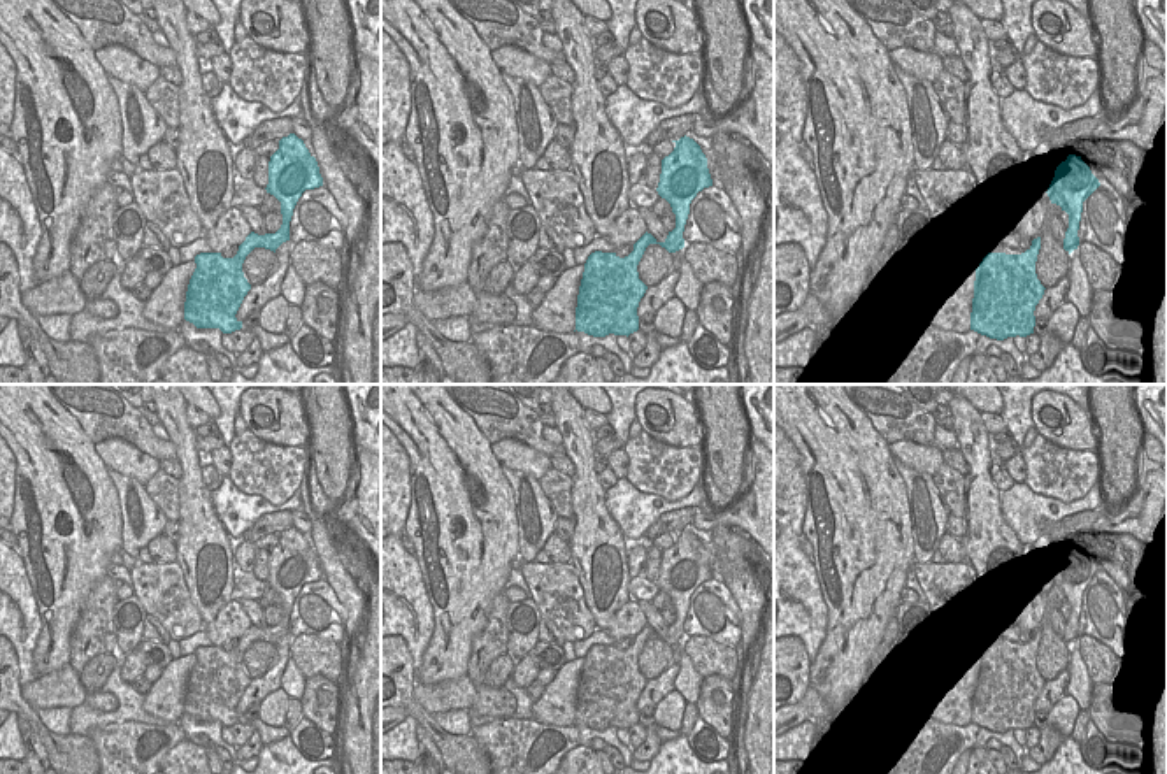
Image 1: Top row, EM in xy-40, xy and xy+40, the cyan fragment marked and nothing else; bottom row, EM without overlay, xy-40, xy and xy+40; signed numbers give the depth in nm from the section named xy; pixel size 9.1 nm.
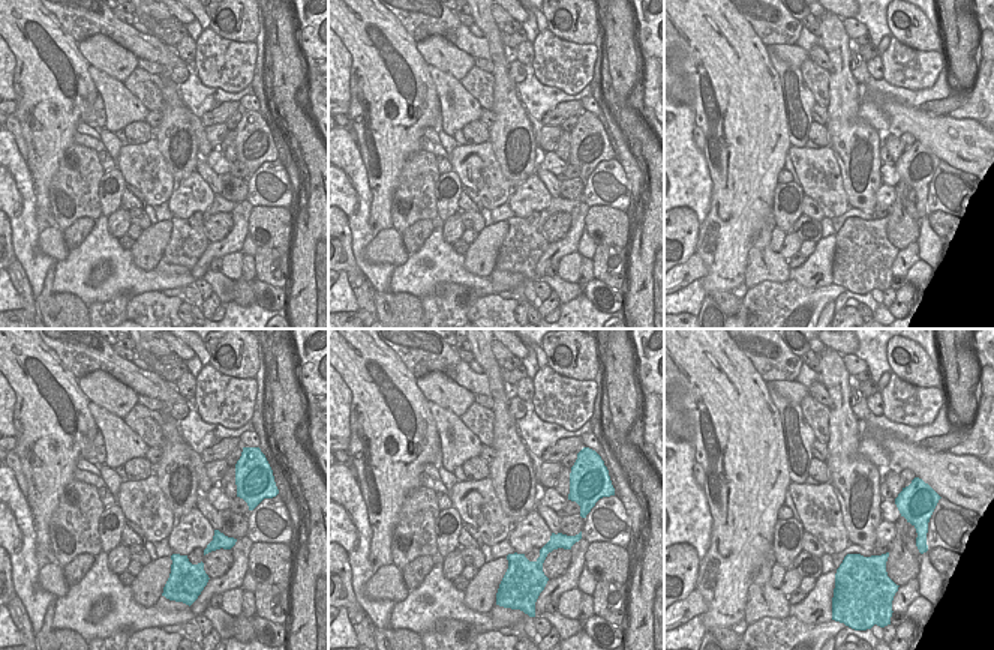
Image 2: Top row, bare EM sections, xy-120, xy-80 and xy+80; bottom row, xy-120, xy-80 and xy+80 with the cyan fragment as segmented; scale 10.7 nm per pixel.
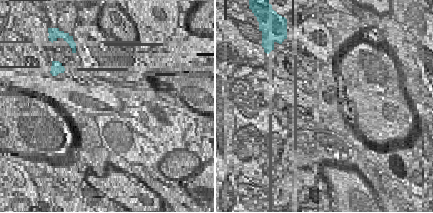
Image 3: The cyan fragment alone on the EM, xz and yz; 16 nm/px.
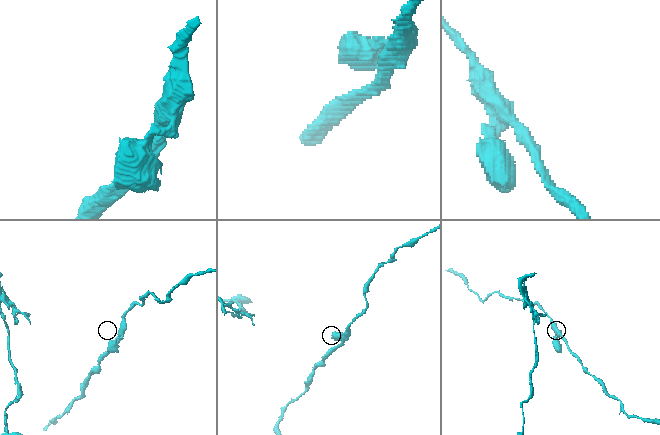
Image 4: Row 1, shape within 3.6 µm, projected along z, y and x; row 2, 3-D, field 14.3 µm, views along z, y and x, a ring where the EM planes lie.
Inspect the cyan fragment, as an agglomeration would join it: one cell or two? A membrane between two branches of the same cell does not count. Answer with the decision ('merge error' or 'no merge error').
no merge error

